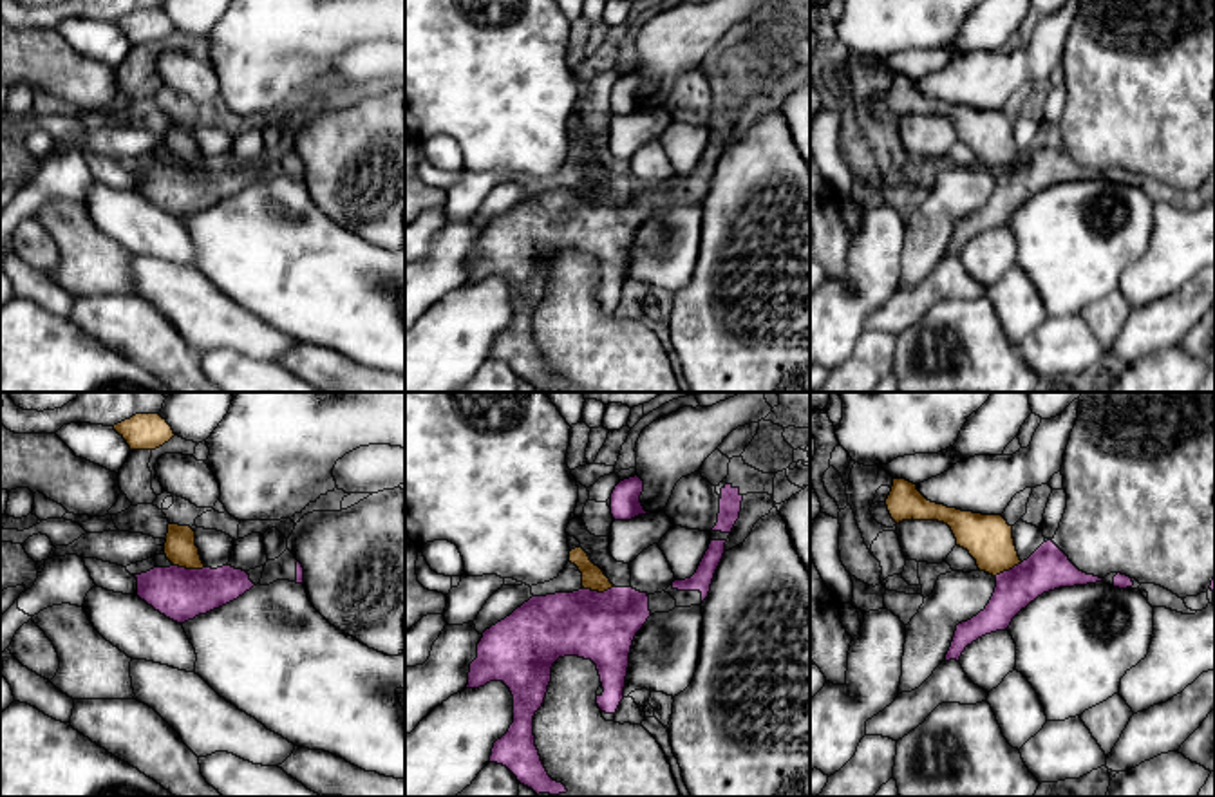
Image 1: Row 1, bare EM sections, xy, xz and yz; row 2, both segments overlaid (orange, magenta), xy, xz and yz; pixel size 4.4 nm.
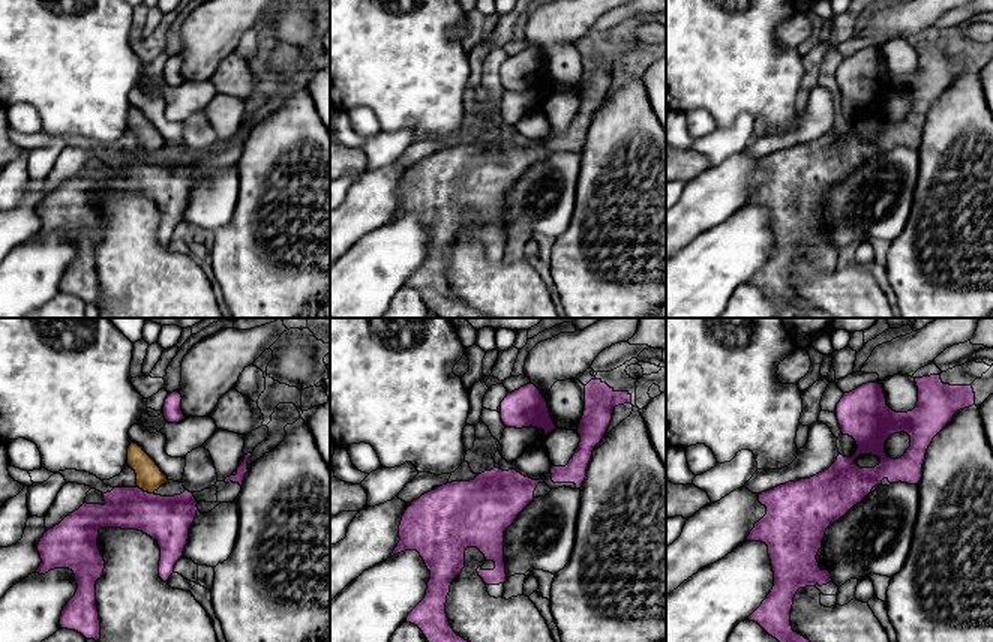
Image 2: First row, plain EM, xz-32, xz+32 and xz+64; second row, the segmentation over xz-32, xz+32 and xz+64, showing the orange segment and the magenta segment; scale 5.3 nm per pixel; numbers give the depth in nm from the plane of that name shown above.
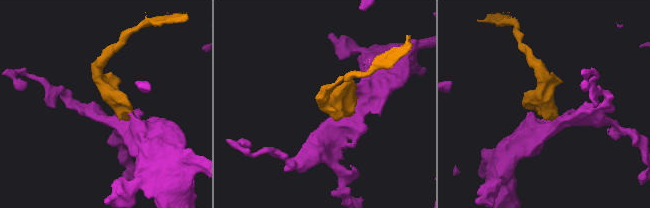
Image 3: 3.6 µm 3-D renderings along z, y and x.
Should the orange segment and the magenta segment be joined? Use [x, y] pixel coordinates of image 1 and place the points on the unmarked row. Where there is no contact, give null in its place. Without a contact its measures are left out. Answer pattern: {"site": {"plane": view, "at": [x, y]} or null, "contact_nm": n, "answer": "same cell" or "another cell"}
{"site": {"plane": "xz", "at": [599, 187]}, "contact_nm": 140, "answer": "same cell"}

